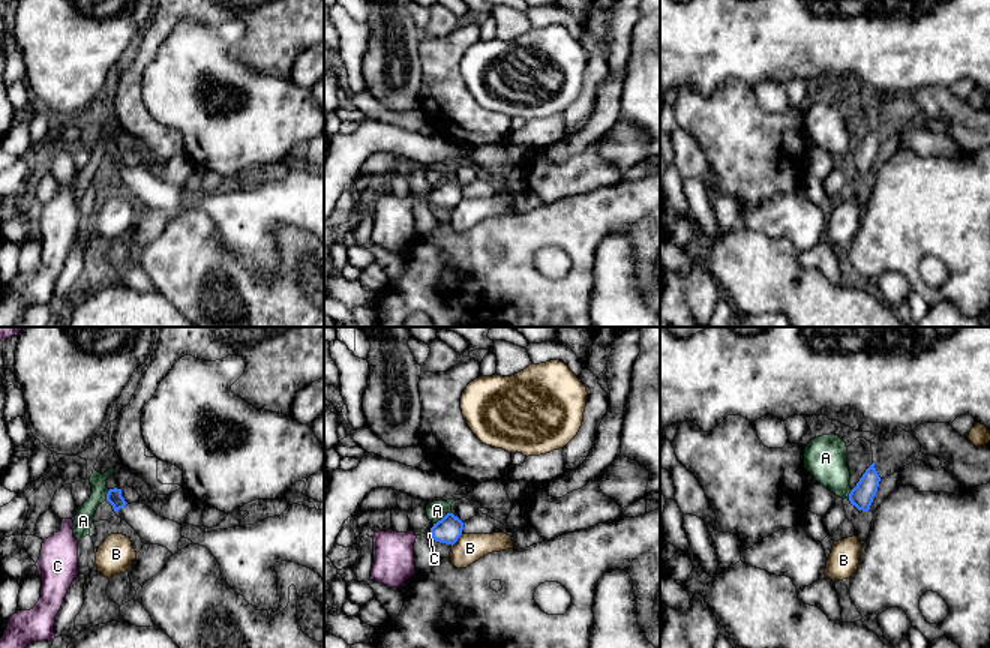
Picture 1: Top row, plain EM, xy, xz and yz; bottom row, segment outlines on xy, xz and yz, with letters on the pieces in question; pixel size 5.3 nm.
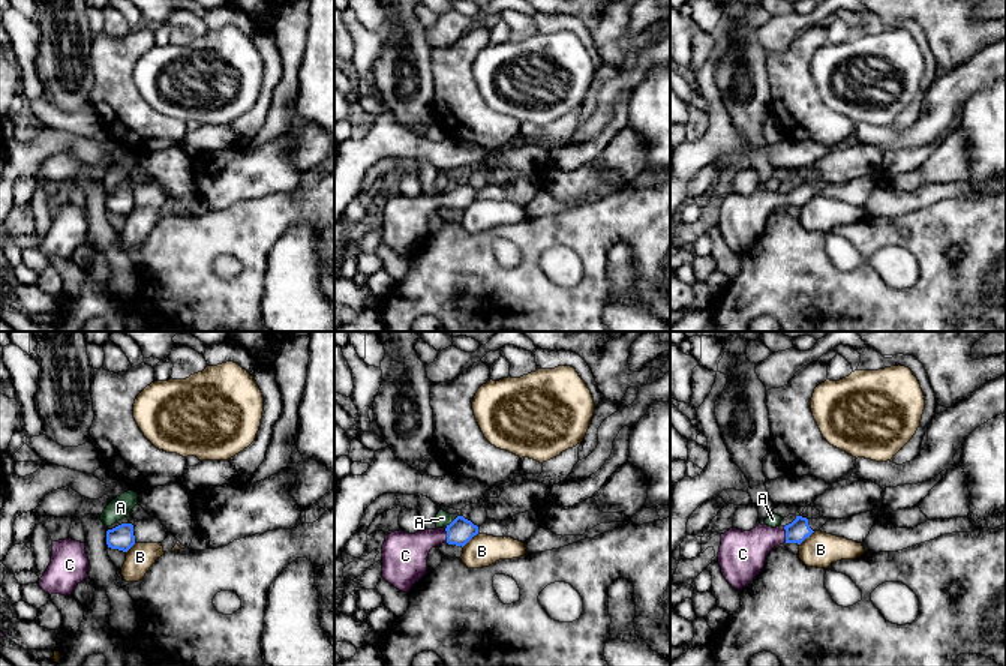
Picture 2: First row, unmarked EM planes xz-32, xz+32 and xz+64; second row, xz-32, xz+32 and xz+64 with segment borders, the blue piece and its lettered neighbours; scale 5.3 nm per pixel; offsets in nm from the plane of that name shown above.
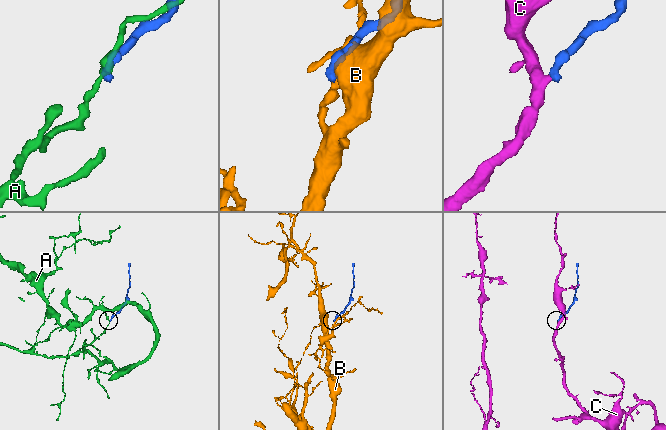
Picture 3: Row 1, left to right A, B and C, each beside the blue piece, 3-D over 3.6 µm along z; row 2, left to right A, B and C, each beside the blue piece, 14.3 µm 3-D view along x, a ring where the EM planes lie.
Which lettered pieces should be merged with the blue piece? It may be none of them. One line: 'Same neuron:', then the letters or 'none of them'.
Same neuron: C

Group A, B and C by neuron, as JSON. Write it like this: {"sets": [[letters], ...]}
{"sets": [["A"], ["B"], ["C"]]}

